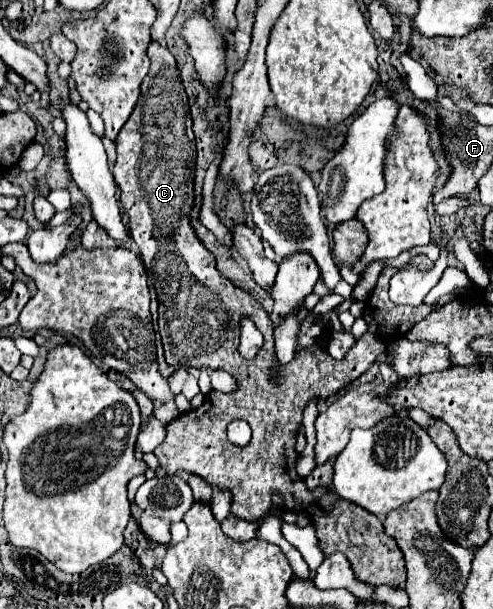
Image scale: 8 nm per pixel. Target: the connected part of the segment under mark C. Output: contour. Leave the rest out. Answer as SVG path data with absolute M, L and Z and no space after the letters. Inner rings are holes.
M150 43L148 57L152 65L142 81L138 107L134 107L116 139L118 159L112 173L122 191L120 203L130 217L130 235L140 247L158 295L158 325L166 361L170 365L184 365L184 359L194 359L194 365L200 361L196 367L220 367L234 375L238 383L234 393L210 391L202 407L190 409L170 421L166 425L166 439L154 449L154 455L168 475L184 471L202 477L208 485L230 491L232 513L246 521L258 521L268 515L272 495L282 495L282 511L308 509L316 527L318 545L326 557L338 551L344 553L356 579L362 583L404 587L404 555L394 539L384 533L382 521L338 497L332 487L308 489L306 481L296 473L298 453L294 451L304 407L312 399L336 395L366 373L378 355L386 351L386 345L376 335L364 333L340 361L332 359L324 347L314 343L298 349L292 363L278 365L270 315L252 293L232 285L218 273L214 255L202 245L190 225L196 183L220 151L220 135L228 129L228 105L224 97L214 101L214 93L202 85L186 85L190 87L186 89L180 81L174 55L160 43ZM240 315L252 317L264 335L264 347L252 361L246 361L238 353ZM212 345L218 347L212 349ZM230 419L250 419L252 441L246 447L236 447L226 439L226 423Z

